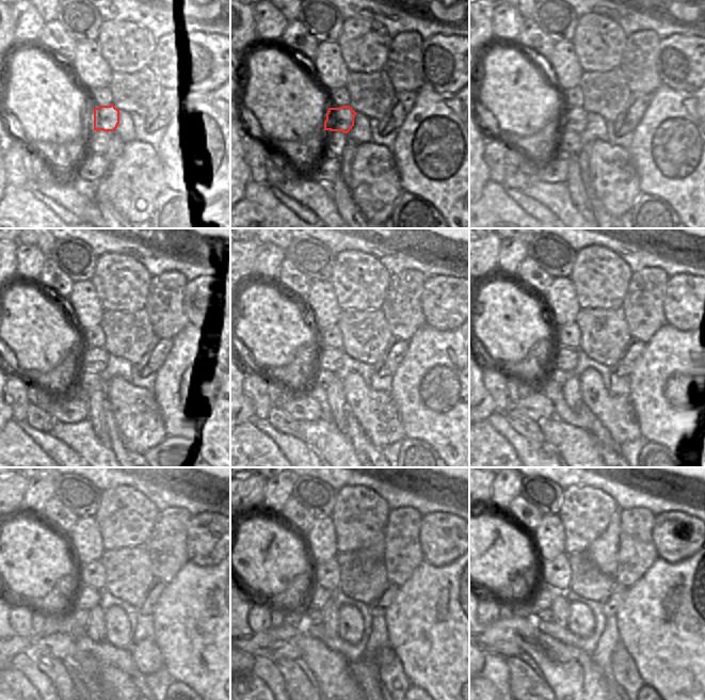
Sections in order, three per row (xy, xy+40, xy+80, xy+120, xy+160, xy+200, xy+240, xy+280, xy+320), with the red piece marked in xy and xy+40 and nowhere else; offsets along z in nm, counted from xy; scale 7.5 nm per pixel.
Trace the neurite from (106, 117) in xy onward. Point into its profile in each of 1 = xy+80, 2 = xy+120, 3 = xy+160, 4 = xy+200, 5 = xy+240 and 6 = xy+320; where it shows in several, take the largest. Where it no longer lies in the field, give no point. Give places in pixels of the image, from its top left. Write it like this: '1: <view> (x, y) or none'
1: xy+80 (572, 118)
2: xy+120 (92, 359)
3: xy+160 (331, 360)
4: xy+200 (564, 359)
5: xy+240 (86, 598)
6: xy+320 (543, 599)

